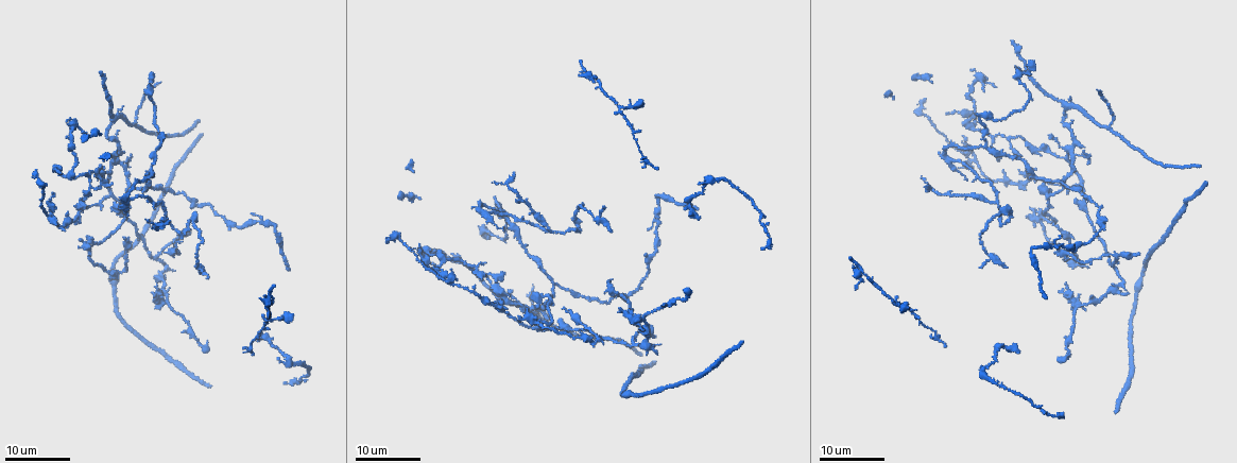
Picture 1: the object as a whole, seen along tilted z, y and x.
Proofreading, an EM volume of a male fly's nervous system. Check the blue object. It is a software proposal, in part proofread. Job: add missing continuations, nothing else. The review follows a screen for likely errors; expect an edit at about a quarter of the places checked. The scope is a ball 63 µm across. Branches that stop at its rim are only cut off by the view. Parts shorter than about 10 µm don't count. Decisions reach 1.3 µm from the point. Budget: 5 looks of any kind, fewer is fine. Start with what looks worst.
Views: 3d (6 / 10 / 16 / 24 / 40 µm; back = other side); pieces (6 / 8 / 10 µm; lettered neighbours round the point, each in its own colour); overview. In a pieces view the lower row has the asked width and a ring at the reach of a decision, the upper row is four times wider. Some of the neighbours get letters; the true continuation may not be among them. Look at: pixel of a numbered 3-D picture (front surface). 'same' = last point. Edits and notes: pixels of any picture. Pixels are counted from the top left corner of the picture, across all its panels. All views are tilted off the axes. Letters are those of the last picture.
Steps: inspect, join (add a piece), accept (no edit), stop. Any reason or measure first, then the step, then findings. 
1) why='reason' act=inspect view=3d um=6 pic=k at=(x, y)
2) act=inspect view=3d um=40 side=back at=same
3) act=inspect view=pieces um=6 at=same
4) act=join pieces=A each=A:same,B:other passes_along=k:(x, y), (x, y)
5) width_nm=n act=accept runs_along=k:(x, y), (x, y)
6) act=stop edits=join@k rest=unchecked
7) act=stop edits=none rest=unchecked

why='tapers out' act=inspect view=3d um=24 pic=1 at=(611, 231)

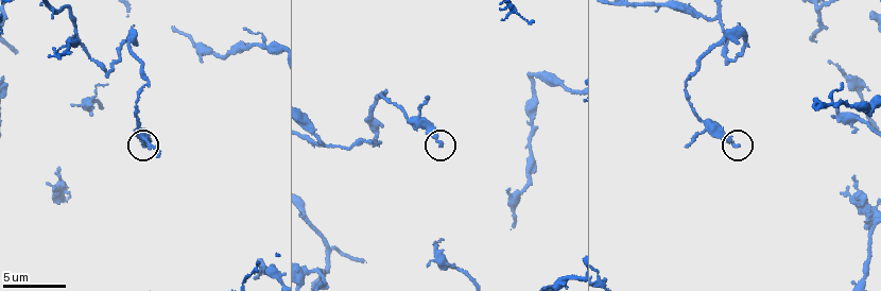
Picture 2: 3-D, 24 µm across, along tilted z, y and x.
act=inspect view=pieces um=10 pic=2 at=(439, 145)

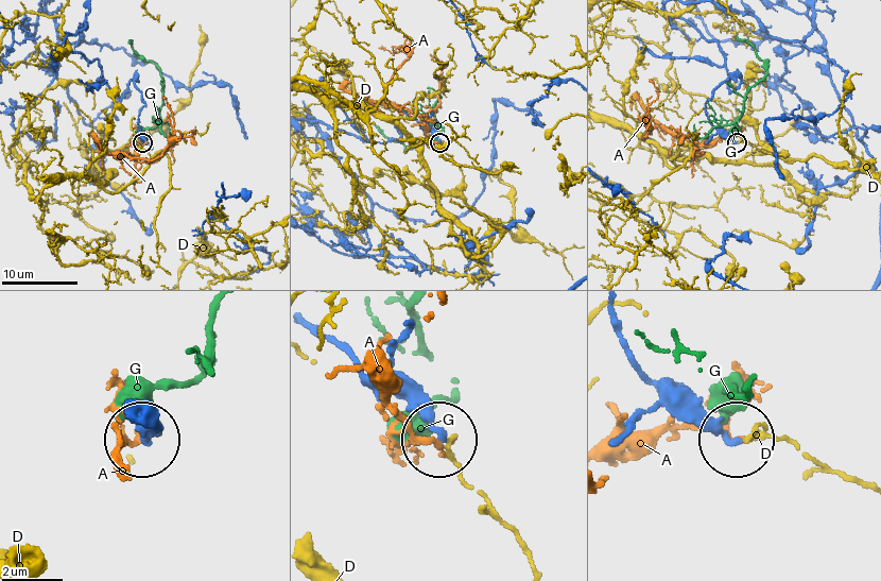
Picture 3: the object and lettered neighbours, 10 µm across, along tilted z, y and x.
act=accept each=A:other,D:other,G:other runs_along=3:(614, 311), (632, 363), (733, 438) found='no lettered piece goes on from it'

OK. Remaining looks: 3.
why='an open end' act=inspect view=3d um=24 pic=1 at=(454, 254)

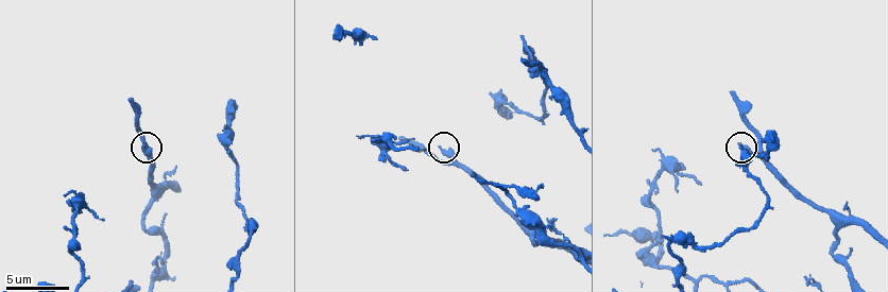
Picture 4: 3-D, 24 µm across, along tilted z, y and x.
act=inspect view=pieces um=10 pic=4 at=(439, 149)

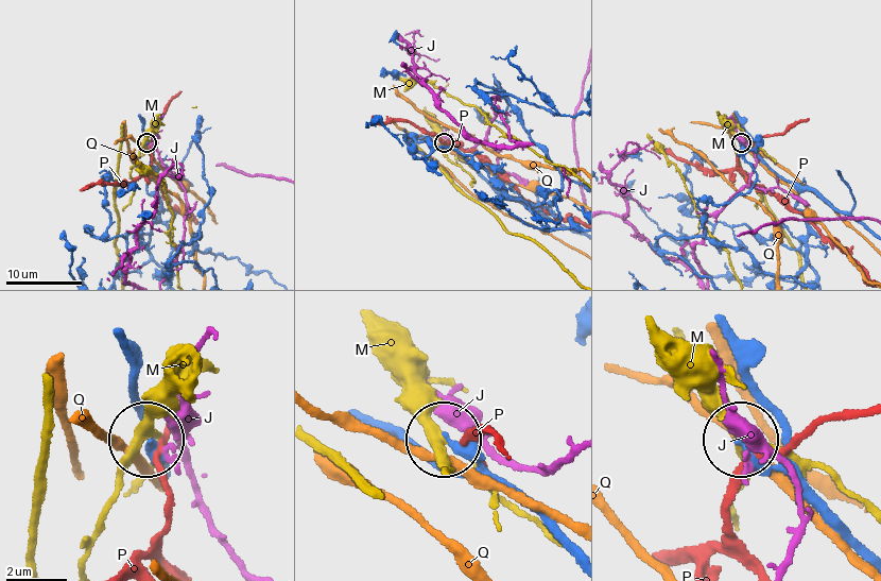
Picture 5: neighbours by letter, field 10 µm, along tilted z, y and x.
width_nm=230 act=accept each=J:other,M:other,P:other,Q:other runs_along=5:(573, 551), (533, 507), (443, 437) found='none of them fits'

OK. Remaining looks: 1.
act=stop edits=none rest=unchecked

